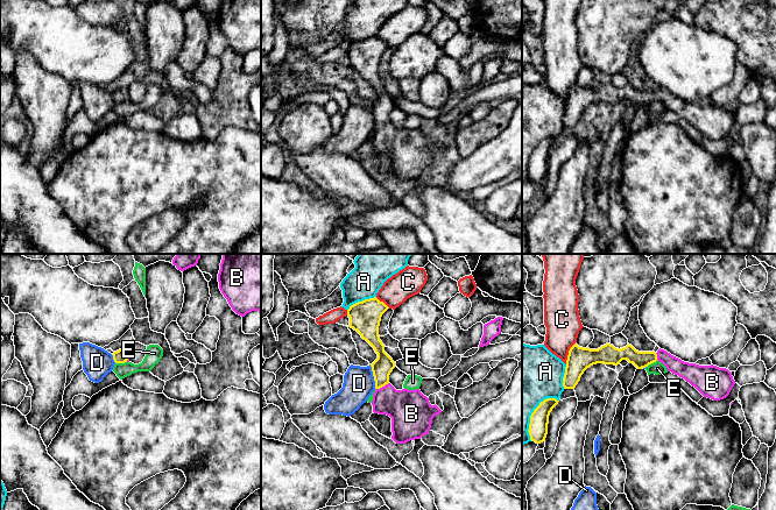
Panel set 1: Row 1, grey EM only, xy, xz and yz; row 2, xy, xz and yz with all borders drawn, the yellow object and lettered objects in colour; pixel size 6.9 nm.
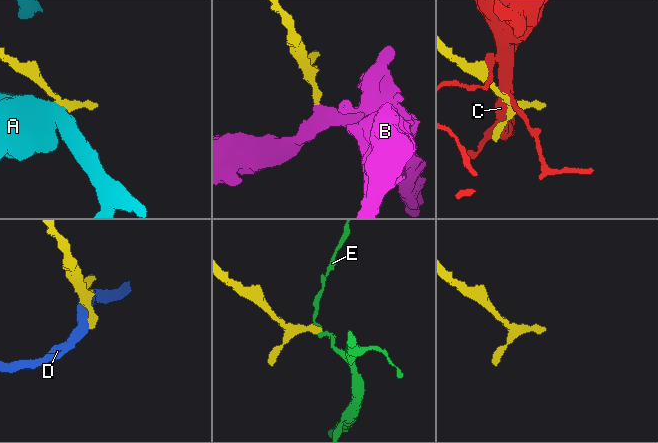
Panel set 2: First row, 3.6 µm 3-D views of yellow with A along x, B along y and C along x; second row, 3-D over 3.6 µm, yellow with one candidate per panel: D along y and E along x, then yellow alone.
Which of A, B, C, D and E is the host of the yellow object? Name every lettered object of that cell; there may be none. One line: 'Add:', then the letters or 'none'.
Add: B

